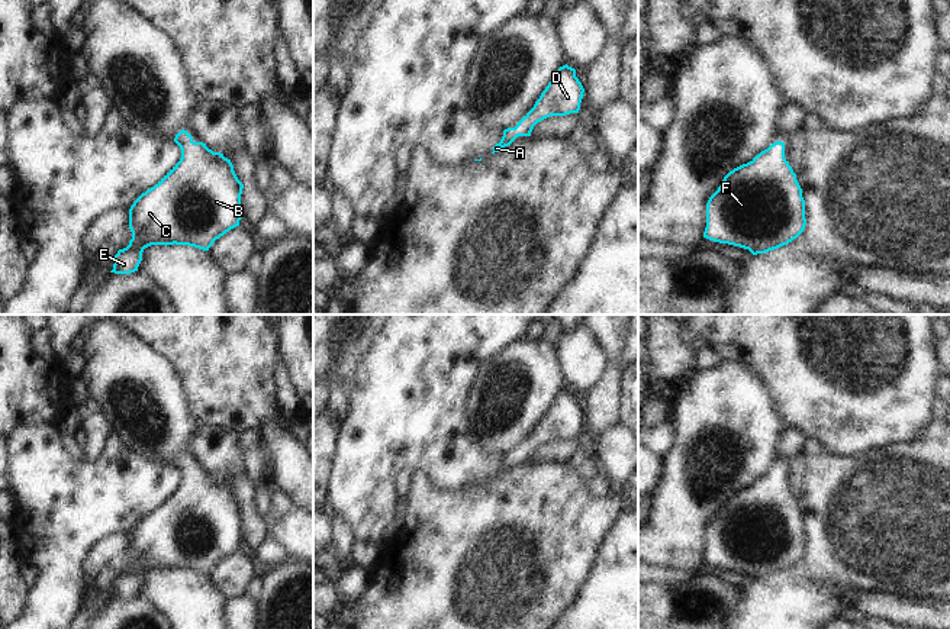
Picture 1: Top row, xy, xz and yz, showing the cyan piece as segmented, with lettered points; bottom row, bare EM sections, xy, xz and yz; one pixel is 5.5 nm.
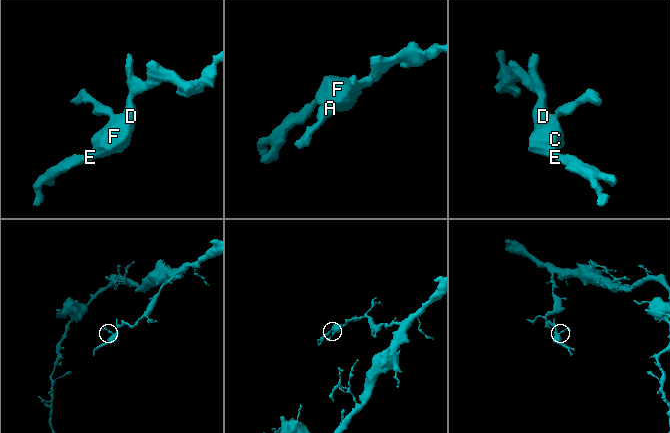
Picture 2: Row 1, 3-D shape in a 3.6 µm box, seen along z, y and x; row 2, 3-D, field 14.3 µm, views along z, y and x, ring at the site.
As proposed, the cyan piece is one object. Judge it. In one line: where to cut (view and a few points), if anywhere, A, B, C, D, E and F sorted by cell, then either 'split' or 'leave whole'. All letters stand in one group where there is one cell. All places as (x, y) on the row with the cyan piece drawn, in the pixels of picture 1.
no cut; A B C D E F; leave whole

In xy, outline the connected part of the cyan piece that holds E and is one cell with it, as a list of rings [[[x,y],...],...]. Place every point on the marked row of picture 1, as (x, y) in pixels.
[[[180,130],[174,142],[181,149],[180,161],[149,190],[142,193],[129,209],[129,229],[132,239],[129,245],[119,249],[115,255],[115,274],[131,274],[138,271],[142,261],[142,252],[151,245],[189,245],[203,251],[209,251],[216,239],[231,229],[239,226],[242,219],[241,194],[244,184],[238,180],[231,159],[220,152],[213,152],[203,142],[194,142],[187,130]]]

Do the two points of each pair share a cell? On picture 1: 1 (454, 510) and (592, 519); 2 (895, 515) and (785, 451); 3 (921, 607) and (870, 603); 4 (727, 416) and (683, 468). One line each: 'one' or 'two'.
1: one
2: two
3: one
4: one

